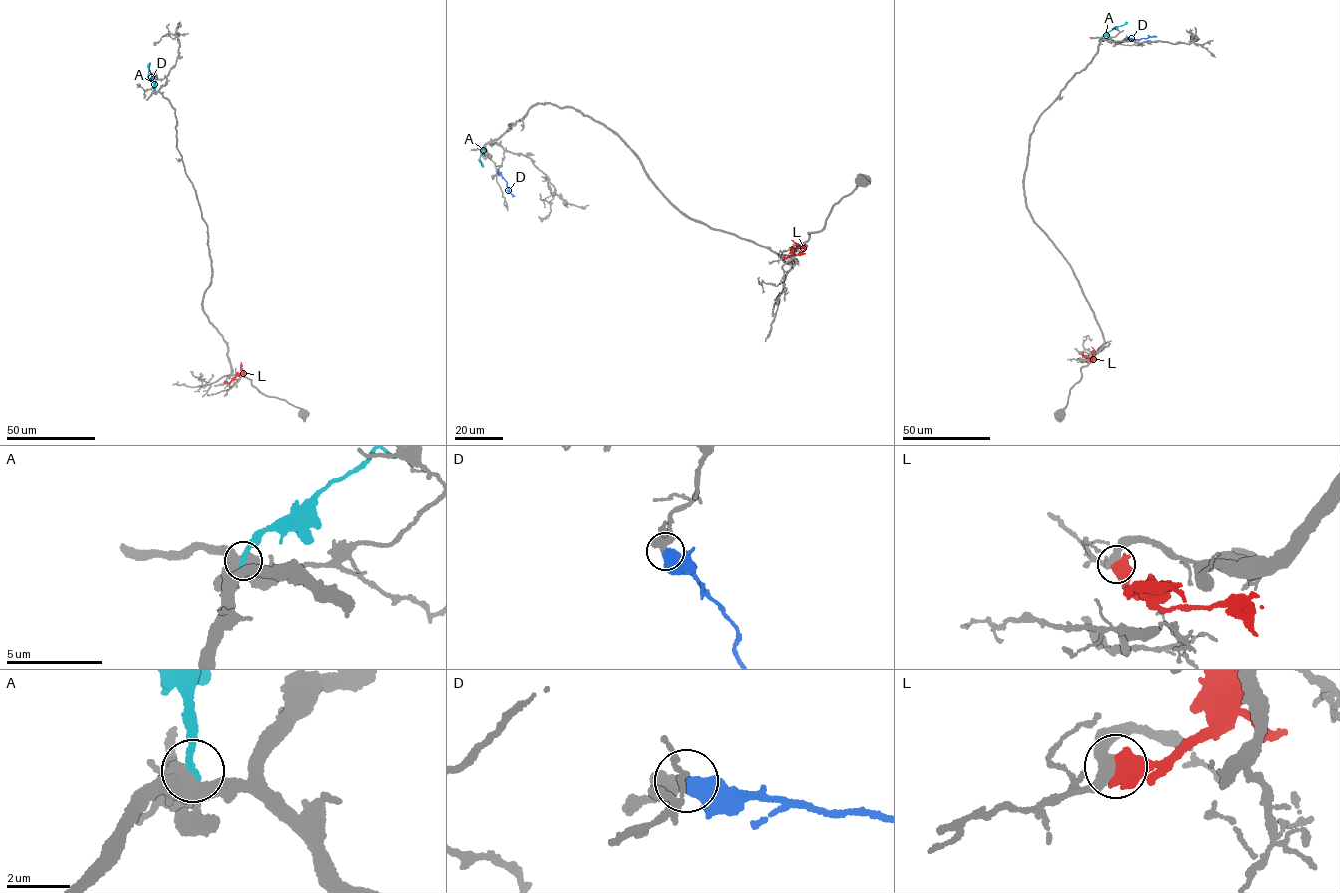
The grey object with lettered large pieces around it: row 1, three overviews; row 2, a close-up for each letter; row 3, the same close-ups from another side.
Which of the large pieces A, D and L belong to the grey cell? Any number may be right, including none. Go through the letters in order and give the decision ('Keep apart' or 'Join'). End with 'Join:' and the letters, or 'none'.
A: Keep apart
D: Join
L: Keep apart
Join: D

